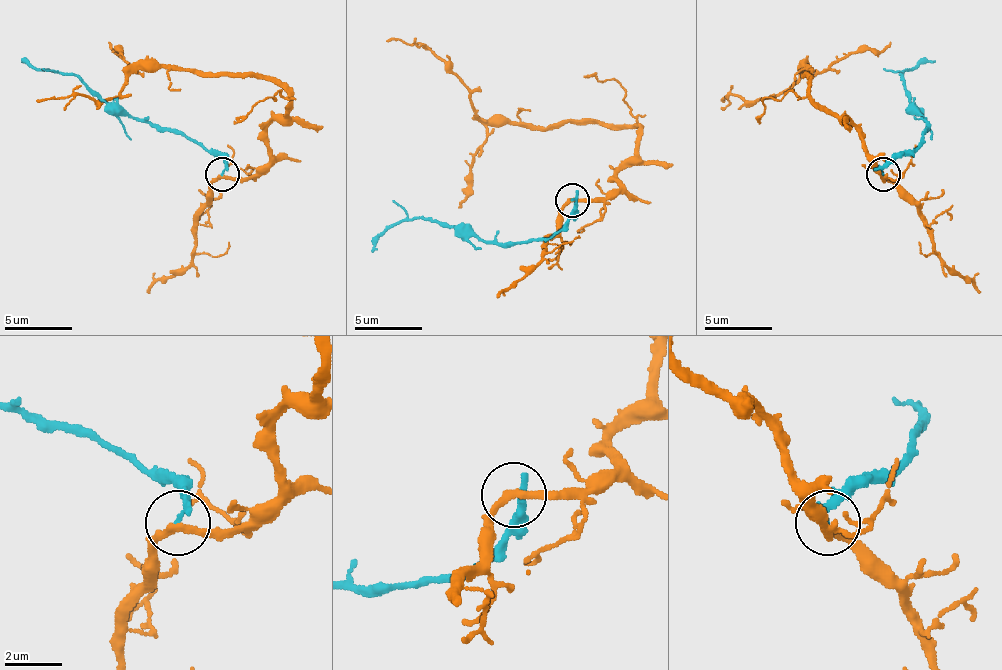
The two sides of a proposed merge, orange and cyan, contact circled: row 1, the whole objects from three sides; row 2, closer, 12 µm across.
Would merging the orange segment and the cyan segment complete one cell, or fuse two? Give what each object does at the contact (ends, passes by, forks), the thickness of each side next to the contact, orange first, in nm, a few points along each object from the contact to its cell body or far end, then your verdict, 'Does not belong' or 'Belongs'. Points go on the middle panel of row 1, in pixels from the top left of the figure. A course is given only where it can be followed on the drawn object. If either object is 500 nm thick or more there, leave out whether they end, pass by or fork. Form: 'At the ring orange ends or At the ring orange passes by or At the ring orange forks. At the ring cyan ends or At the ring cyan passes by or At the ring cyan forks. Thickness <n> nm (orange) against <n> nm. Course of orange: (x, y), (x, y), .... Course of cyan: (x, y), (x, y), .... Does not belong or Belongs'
At the ring orange passes by. At the ring cyan ends. Thickness 240 nm (orange) against 240 nm. Course of orange: (573, 201), (603, 201), (620, 184), (640, 127), (489, 124), (469, 87), (422, 43), (385, 40). Course of cyan: (573, 201), (576, 208), (546, 238), (482, 241), (425, 218), (412, 218), (391, 225), (371, 251). Does not belong

